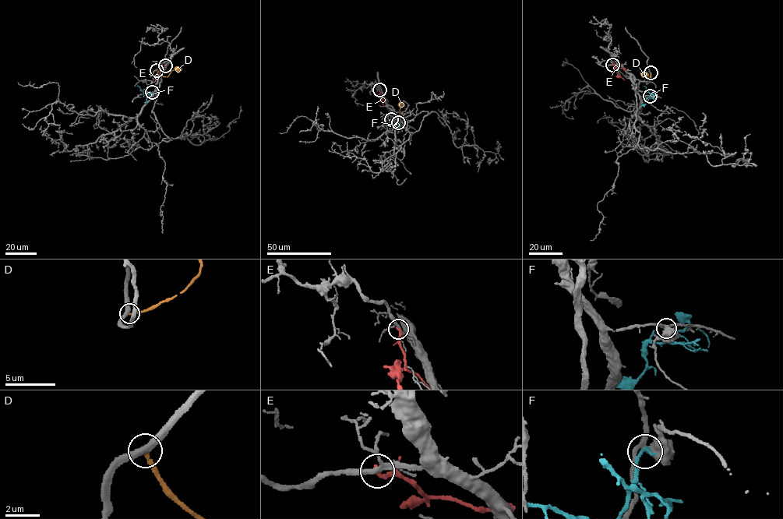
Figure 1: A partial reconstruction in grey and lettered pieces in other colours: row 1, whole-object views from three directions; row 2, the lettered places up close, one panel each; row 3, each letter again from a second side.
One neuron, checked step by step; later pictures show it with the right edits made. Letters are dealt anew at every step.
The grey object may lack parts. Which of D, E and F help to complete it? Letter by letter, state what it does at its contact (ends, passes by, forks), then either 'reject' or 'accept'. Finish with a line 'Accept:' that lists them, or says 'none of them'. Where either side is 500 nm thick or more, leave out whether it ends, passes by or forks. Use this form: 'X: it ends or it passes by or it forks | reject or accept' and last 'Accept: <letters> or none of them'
D: it ends | reject
E: it ends | reject
F: it ends | reject
Accept: none of them

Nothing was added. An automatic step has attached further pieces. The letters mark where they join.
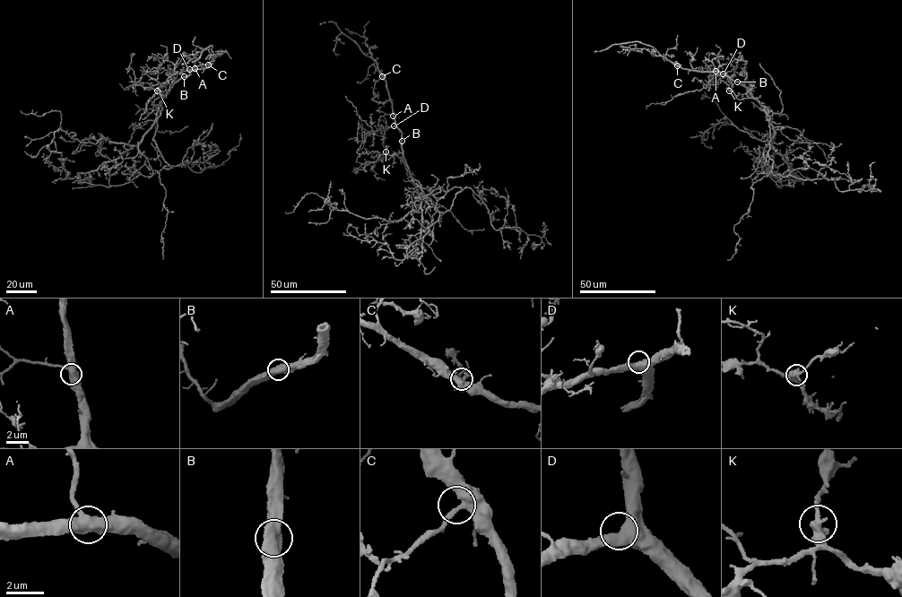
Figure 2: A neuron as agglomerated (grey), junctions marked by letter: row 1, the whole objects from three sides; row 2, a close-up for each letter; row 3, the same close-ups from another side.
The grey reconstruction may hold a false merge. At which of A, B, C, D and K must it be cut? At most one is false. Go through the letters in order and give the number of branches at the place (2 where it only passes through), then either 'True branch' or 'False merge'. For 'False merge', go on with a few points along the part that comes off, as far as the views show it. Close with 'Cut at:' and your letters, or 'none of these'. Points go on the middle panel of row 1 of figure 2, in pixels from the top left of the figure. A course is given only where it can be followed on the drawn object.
A: Branches: 3. True branch
B: Branches: 2. True branch
C: Branches: 2. True branch
D: Branches: 2. True branch
K: Branches: 2. True branch
Cut at: none of these

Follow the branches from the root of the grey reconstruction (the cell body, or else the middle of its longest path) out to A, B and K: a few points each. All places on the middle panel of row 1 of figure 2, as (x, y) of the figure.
A: (423, 188), (413, 179), (404, 162), (402, 134), (393, 116)
B: (423, 188), (413, 179), (404, 162), (401, 141)
K: (423, 188), (413, 179), (402, 158), (385, 151)

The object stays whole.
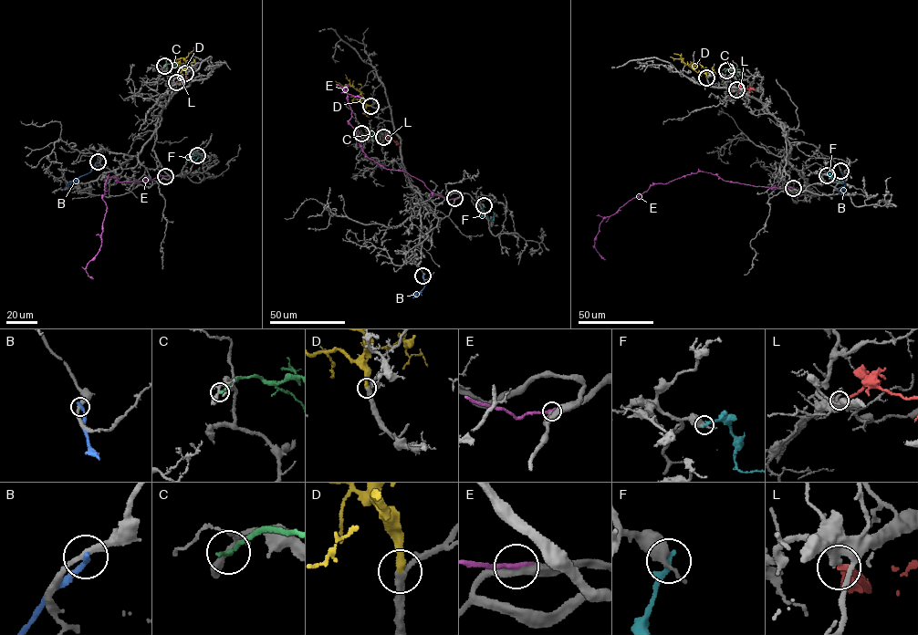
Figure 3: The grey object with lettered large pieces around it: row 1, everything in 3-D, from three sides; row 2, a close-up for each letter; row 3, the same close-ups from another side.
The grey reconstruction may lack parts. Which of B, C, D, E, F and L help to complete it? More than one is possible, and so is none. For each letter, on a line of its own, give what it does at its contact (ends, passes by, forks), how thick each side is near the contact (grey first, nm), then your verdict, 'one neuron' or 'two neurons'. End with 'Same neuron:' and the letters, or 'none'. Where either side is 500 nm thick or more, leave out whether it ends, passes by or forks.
B: it ends; calibres 260 and 280 nm; two neurons
C: it ends; calibres 180 and 240 nm; two neurons
D: it ends; calibres 280 and 320 nm; one neuron
E: it ends; calibres 380 and 260 nm; two neurons
F: calibres 500 and 240 nm; two neurons
L: it ends; calibres 480 and 240 nm; two neurons
Same neuron: D

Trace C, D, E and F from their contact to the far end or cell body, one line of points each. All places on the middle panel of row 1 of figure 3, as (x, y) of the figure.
C: (361, 133), (369, 134), (372, 131), (373, 139)
D: (370, 105), (352, 86), (342, 86), (335, 80)
E: (455, 198), (432, 193), (422, 181), (365, 155), (349, 120), (345, 92), (361, 98)
F: (484, 206), (481, 214), (492, 219), (495, 213)

